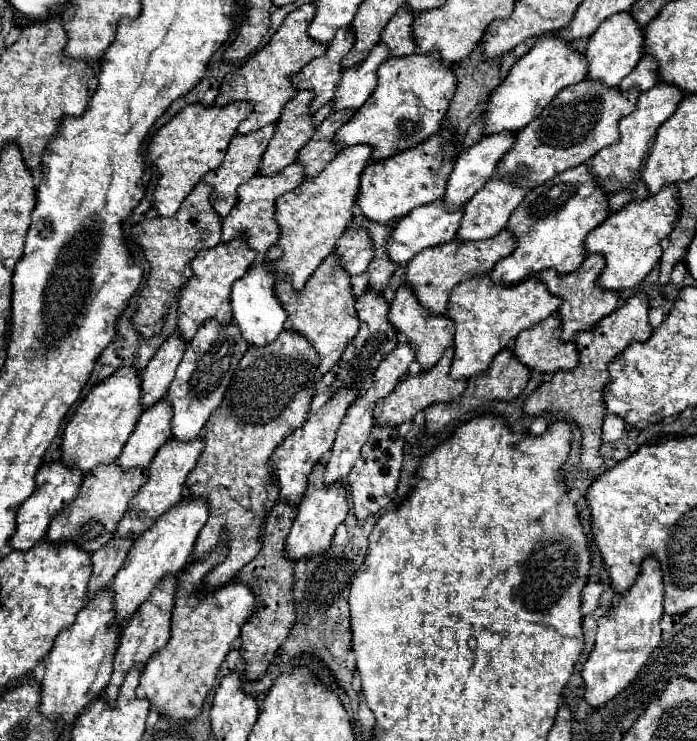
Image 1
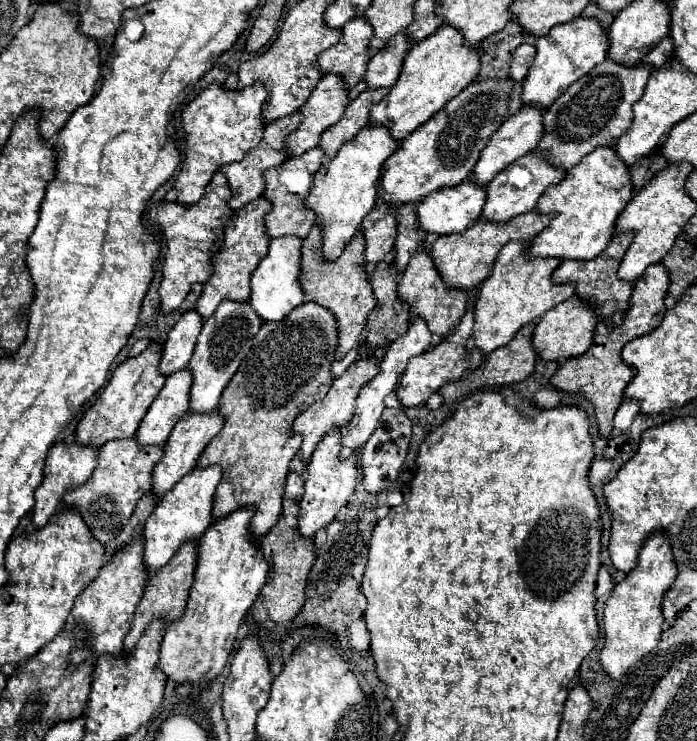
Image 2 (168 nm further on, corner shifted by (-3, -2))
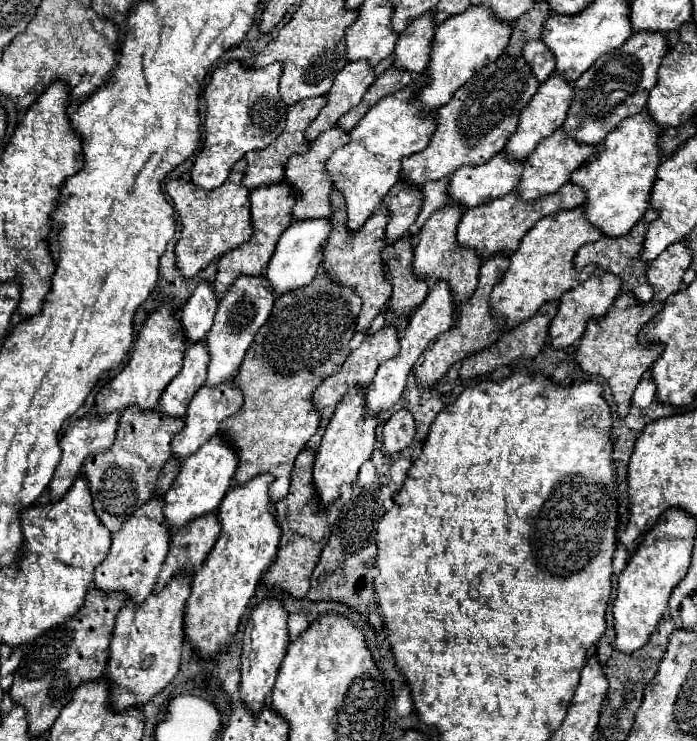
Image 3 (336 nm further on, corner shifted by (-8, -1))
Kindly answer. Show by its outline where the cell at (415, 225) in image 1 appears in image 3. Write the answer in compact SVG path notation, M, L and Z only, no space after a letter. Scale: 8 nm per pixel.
M504 151L494 155L494 159L490 159L488 163L482 163L482 165L476 165L476 167L460 167L452 175L452 183L450 183L450 189L448 189L450 201L462 205L464 209L470 209L470 207L488 203L490 199L498 199L498 197L510 193L518 185L518 179L522 175L522 167L524 167L524 161L516 163L514 159L508 159L504 155Z

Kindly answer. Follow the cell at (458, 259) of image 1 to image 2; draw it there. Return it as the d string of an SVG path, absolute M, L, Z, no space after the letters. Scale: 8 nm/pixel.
M537 212L515 216L507 224L489 224L487 220L479 218L473 228L467 228L459 236L439 236L431 246L431 258L447 288L469 290L479 286L489 276L495 256L509 240L531 242L539 232L545 230L545 224L549 224L549 216L537 216Z

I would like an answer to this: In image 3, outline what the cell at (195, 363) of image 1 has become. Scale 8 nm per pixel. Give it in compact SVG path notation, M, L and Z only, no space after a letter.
M242 275L224 293L224 297L220 299L216 317L214 317L214 325L212 325L210 333L206 335L206 345L210 351L206 385L224 383L238 373L238 367L242 365L242 359L244 359L250 343L254 341L256 331L262 327L262 323L266 323L266 319L272 311L274 291L270 291L270 289L272 289L270 281L264 275L258 275L258 277Z

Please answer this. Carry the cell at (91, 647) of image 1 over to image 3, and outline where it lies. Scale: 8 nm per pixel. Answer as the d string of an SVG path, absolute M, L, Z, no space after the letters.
M152 495L142 507L138 507L138 511L134 511L126 525L122 525L122 529L112 535L112 547L108 555L94 571L96 587L104 593L126 591L126 595L136 601L146 599L146 595L152 593L156 585L160 565L168 553L168 543L170 531L164 519L164 497Z

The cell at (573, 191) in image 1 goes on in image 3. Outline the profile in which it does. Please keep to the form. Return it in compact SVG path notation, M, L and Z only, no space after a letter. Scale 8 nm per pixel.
M648 113L632 115L624 119L606 139L594 159L584 163L572 175L572 183L586 191L586 217L604 235L626 235L636 221L644 217L650 207L650 191L656 181L656 171L662 163L660 155L660 127Z

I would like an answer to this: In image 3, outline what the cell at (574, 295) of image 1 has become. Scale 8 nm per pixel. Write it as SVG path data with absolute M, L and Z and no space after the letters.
M650 209L626 235L622 235L622 237L602 237L602 239L596 241L596 243L584 245L584 247L578 251L578 255L576 255L576 269L582 269L584 265L594 263L594 265L598 265L598 267L604 269L604 271L610 271L610 273L614 273L614 275L620 275L620 277L622 277L622 283L628 287L628 291L632 291L640 303L648 303L654 293L652 293L652 285L650 285L650 281L648 281L648 277L646 277L648 263L640 259L640 253L642 253L642 247L644 247L644 235L646 235L646 231L648 231L648 225L650 225L650 221L654 221L658 215L660 215L658 209Z

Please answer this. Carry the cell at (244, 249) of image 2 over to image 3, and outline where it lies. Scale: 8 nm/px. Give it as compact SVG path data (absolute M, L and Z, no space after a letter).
M282 181L282 183L274 183L270 185L262 185L252 189L250 193L250 203L252 203L252 223L254 223L254 235L242 243L240 247L224 253L218 261L218 273L216 273L216 281L214 281L214 289L216 293L226 293L228 287L242 275L262 275L268 267L268 261L274 253L276 241L280 239L280 235L290 227L292 223L292 207L296 203L296 195L294 189Z

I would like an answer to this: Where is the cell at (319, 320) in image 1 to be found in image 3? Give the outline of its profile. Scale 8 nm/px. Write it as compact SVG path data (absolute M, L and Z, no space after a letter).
M338 189L332 191L330 205L332 205L330 221L334 223L334 231L330 233L326 247L324 247L324 271L334 281L338 281L338 283L344 281L346 285L352 285L358 291L358 295L362 297L364 305L362 305L362 311L358 315L358 323L356 323L356 331L362 331L372 325L372 319L384 309L384 305L388 303L388 299L392 295L392 285L388 283L388 279L384 275L384 265L382 265L382 257L380 257L380 253L384 249L384 237L386 237L386 225L388 225L390 213L386 207L380 207L372 217L366 219L364 227L360 227L358 233L348 235L346 201Z

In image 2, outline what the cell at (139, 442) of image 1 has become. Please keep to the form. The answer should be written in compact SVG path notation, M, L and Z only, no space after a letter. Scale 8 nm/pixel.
M181 370L165 380L165 386L153 400L151 408L147 410L135 436L137 444L141 448L163 446L173 426L187 414L187 410L189 410L189 370Z

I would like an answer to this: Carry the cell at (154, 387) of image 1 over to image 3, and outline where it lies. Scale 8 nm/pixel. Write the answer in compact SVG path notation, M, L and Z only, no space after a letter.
M200 281L192 297L182 307L182 325L188 341L202 341L212 327L214 313L218 309L218 293L210 281Z

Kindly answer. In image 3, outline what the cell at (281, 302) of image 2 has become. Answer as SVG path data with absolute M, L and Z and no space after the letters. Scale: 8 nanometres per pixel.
M322 217L322 219L302 219L292 223L284 235L278 239L276 251L268 263L266 277L274 287L276 295L284 295L286 291L294 291L298 287L304 287L306 283L312 283L312 279L318 273L318 267L322 263L322 251L324 243L332 231L332 221Z

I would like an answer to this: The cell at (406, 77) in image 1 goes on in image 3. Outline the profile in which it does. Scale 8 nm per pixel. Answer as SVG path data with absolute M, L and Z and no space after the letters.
M488 3L482 5L470 5L464 13L452 15L442 25L436 27L436 39L432 43L432 55L430 63L426 67L428 83L418 89L416 99L422 103L424 111L432 111L442 107L454 91L458 91L476 71L486 67L486 63L492 63L498 59L498 55L504 53L510 35L512 35L512 23L500 21Z

